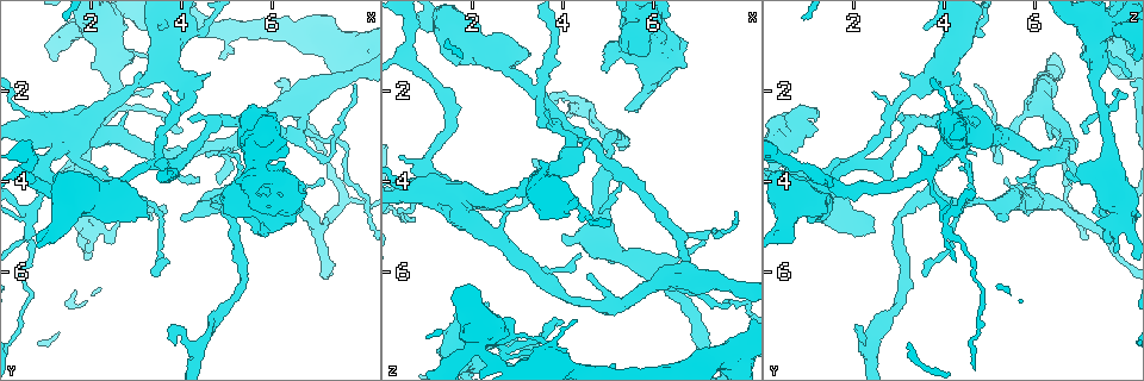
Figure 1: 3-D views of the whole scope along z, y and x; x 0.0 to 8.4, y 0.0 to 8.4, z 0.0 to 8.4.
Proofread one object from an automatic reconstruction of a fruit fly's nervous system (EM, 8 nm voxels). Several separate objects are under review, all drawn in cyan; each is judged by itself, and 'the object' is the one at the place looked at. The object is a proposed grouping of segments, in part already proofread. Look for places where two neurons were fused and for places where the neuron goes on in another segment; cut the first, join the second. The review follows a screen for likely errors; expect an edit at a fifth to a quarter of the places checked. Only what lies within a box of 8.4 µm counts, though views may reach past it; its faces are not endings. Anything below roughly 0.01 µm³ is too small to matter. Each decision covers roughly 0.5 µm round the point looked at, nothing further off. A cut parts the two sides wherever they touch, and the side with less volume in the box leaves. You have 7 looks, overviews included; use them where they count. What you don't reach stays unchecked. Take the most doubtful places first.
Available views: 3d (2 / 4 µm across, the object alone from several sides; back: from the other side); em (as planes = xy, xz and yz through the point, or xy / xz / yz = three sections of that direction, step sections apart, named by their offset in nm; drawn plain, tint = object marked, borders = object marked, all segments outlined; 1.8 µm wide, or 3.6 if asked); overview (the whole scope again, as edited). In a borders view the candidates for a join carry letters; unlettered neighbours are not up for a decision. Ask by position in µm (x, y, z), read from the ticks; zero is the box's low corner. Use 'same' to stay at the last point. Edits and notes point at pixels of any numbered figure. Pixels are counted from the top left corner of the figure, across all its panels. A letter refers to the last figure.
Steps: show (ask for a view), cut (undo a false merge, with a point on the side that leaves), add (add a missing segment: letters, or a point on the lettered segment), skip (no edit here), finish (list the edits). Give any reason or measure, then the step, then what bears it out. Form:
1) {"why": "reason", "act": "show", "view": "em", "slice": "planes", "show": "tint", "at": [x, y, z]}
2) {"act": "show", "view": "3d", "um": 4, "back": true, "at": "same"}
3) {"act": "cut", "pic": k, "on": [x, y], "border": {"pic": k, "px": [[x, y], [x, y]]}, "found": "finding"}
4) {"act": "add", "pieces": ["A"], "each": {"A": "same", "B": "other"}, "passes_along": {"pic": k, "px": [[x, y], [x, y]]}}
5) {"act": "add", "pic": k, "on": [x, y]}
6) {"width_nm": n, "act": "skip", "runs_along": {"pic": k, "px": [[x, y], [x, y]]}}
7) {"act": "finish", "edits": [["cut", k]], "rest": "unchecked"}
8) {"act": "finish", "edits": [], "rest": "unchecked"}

{"why": "sharp bend", "act": "show", "view": "3d", "um": 4, "back": true, "at": [2.15, 0.70, 7.40]}

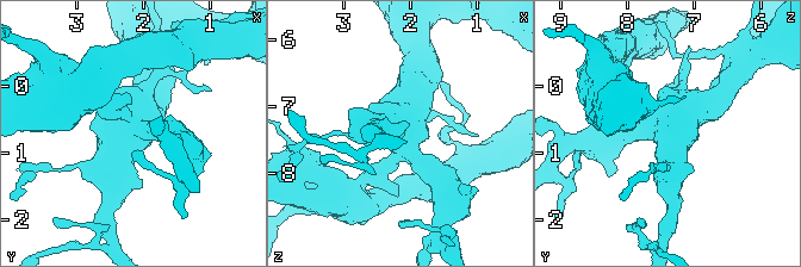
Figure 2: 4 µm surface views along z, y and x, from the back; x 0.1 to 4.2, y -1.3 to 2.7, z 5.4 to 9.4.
{"why": "now the EM", "act": "show", "view": "em", "um": 3.6, "slice": "planes", "show": "plain", "at": [2.10, 0.65, 7.45]}

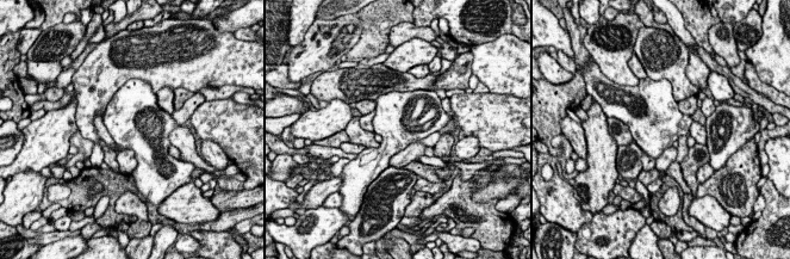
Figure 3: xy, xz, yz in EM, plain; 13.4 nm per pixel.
{"why": "what lies round it", "act": "show", "view": "em", "um": 3.6, "slice": "planes", "show": "borders", "at": "same"}

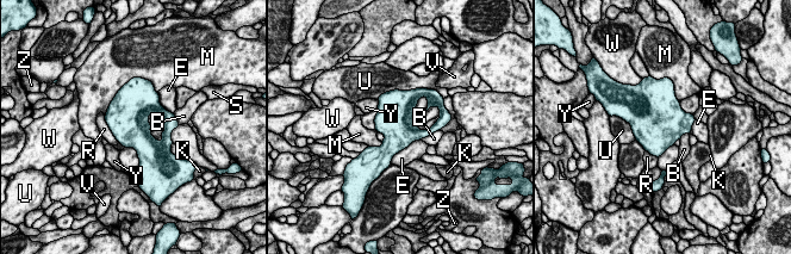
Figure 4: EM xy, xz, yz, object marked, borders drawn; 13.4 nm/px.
{"act": "skip", "each": {"B": "other", "E": "other", "K": "other", "M": "other", "R": "other", "S": "other", "U": "other", "V": "other", "W": "other", "Y": "other", "Z": "other"}, "border": {"pic": 4, "px": [[440, 129], [421, 140]]}, "found": "continuous, no second neuron"}

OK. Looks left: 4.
{"why": "free end", "act": "show", "view": "3d", "um": 2, "at": [5.40, 4.75, 2.45]}

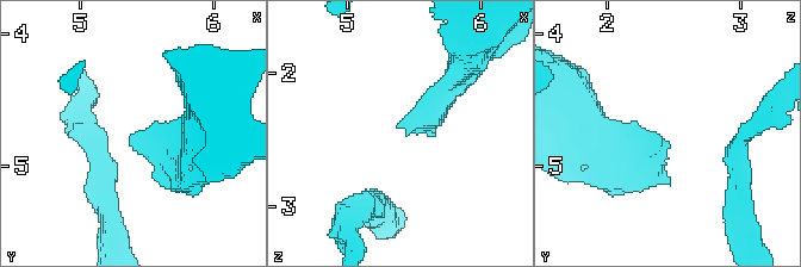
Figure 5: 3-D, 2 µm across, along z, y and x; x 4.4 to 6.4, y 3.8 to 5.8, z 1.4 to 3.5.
{"act": "show", "view": "em", "slice": "planes", "show": "plain", "at": [5.40, 4.76, 2.42]}

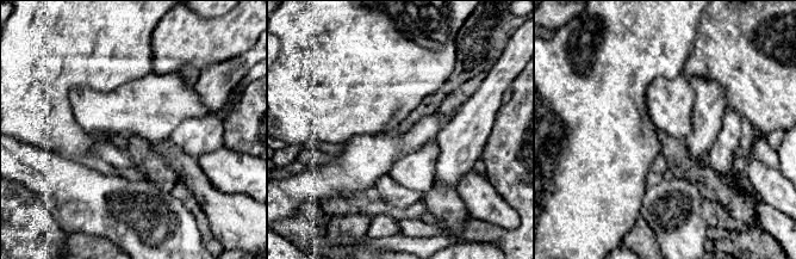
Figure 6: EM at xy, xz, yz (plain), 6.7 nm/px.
{"act": "show", "view": "em", "slice": "planes", "show": "borders", "at": "same"}

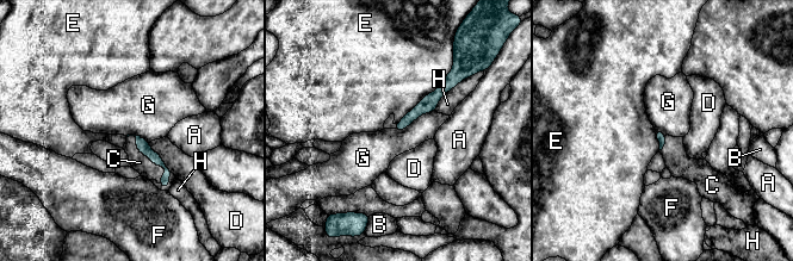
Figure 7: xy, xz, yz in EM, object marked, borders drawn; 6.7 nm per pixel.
{"act": "add", "pic": 7, "on": [140, 162], "each": {"A": "other", "B": "other", "C": "same", "D": "other", "E": "other", "F": "other", "G": "other", "H": "other"}, "passes_along": {"pic": 7, "px": [[142, 144], [148, 157], [140, 162]]}, "found": "it goes on there"}

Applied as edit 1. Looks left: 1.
{"act": "finish", "edits": [["add", 7]], "rest": "unchecked"}

